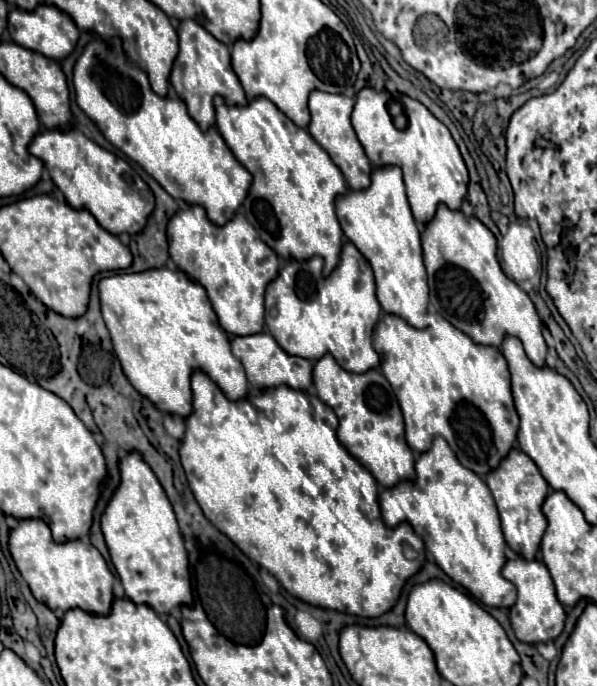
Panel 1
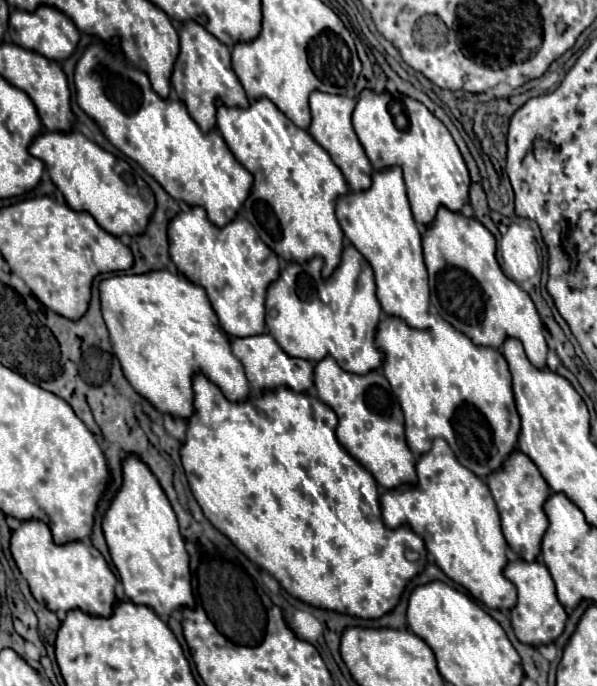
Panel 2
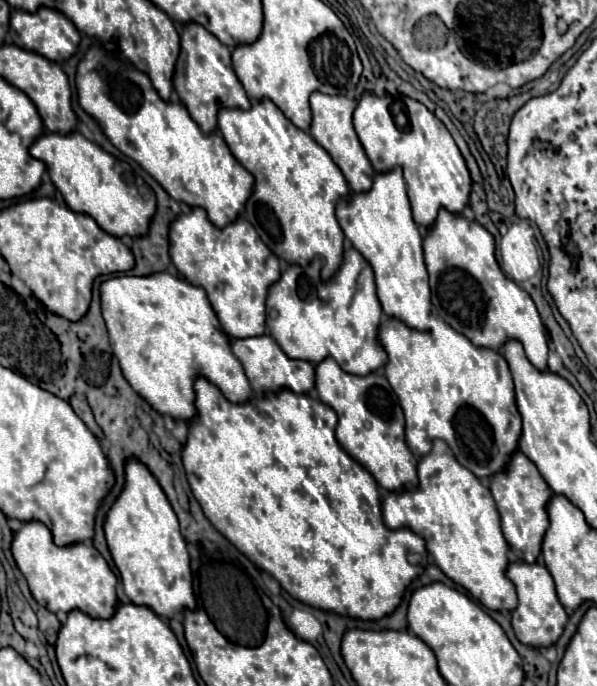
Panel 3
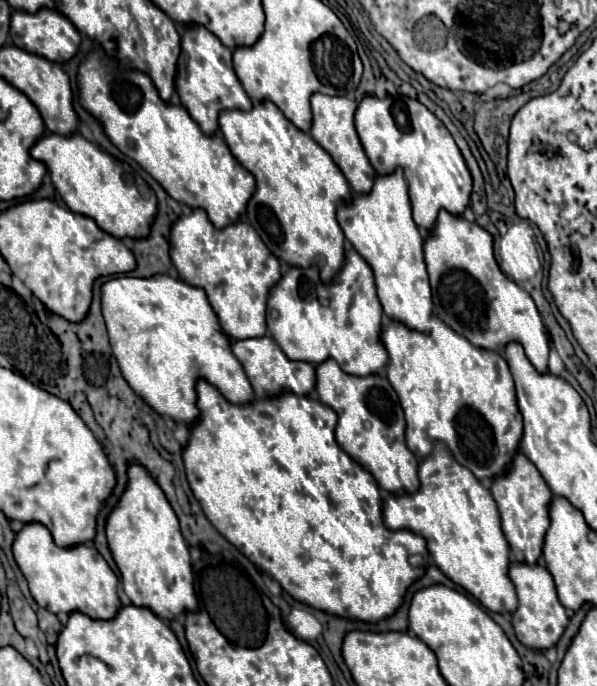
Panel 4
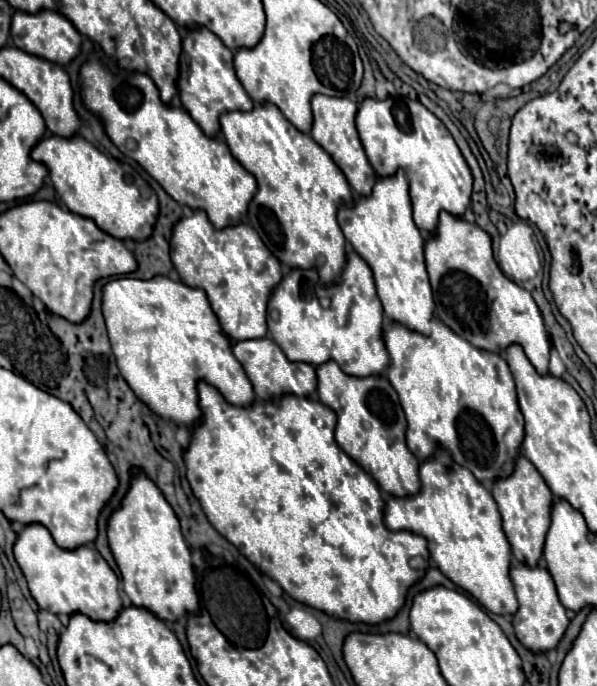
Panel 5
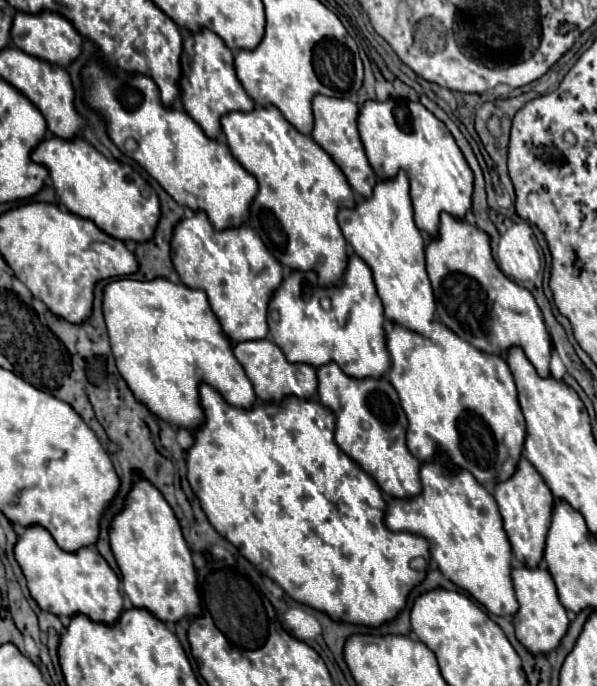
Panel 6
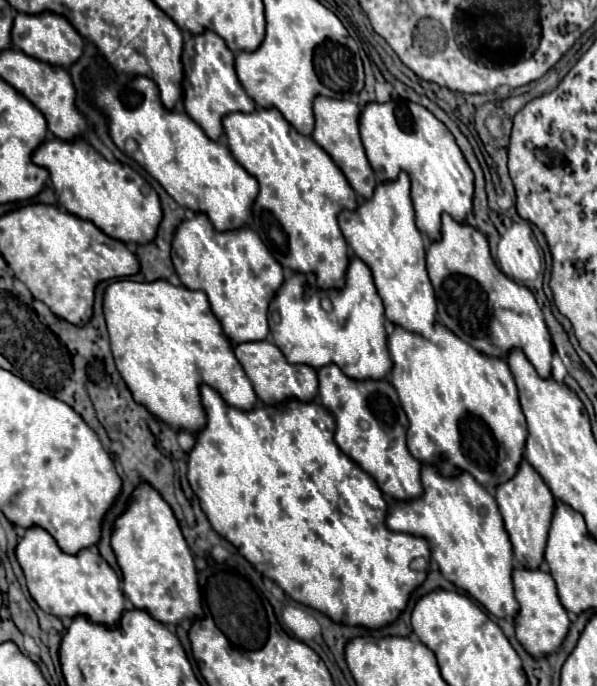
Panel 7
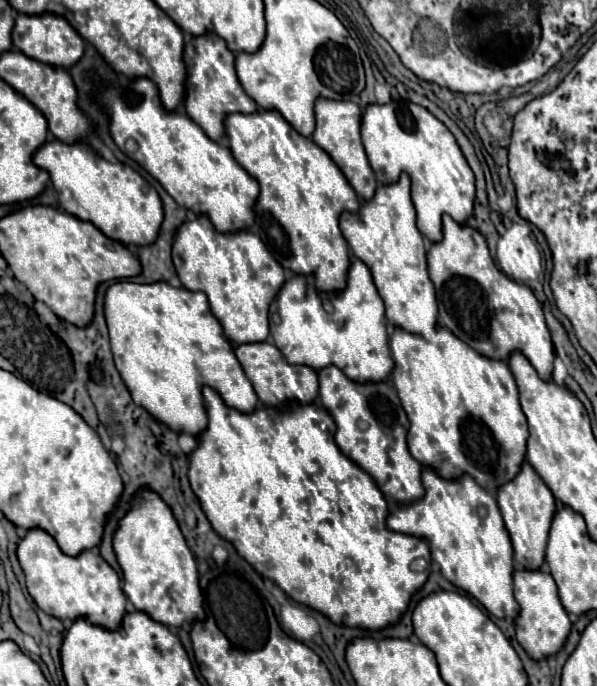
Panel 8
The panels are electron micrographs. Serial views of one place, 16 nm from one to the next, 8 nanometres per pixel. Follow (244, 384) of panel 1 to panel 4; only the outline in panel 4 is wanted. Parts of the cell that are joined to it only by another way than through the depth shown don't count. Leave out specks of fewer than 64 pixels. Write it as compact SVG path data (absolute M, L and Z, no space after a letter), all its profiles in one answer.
M158 274L150 280L142 278L116 278L102 286L102 314L108 326L112 352L120 364L124 380L130 388L160 416L184 422L186 426L196 420L196 382L206 380L216 386L230 404L250 404L252 386L246 378L242 364L232 354L232 344L222 332L218 318L202 288L194 288L182 280L174 280L168 274Z

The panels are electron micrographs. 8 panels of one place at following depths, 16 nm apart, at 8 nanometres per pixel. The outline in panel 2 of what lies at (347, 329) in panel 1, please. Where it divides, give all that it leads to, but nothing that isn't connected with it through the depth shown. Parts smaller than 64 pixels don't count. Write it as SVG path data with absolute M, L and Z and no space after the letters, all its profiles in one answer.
M348 246L344 248L342 262L338 270L324 280L320 274L322 264L296 264L290 262L282 272L276 282L270 284L268 296L266 296L266 328L268 334L288 352L288 356L296 356L302 360L322 360L324 356L332 356L340 368L346 372L372 372L372 368L380 368L384 364L384 352L376 346L376 328L382 318L382 308L376 298L376 284L374 284L374 274L370 264L364 260L364 256L354 248Z

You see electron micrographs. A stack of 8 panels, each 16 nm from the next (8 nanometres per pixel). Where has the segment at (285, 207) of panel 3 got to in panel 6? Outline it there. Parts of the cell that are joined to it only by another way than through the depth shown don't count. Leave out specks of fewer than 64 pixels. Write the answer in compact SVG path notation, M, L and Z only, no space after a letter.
M256 106L252 112L230 112L222 116L222 130L234 158L258 180L260 190L250 206L250 228L262 238L282 266L302 272L314 270L322 288L340 286L348 264L348 252L336 214L340 208L354 208L356 198L334 160L312 140L312 136L300 134L274 106Z

